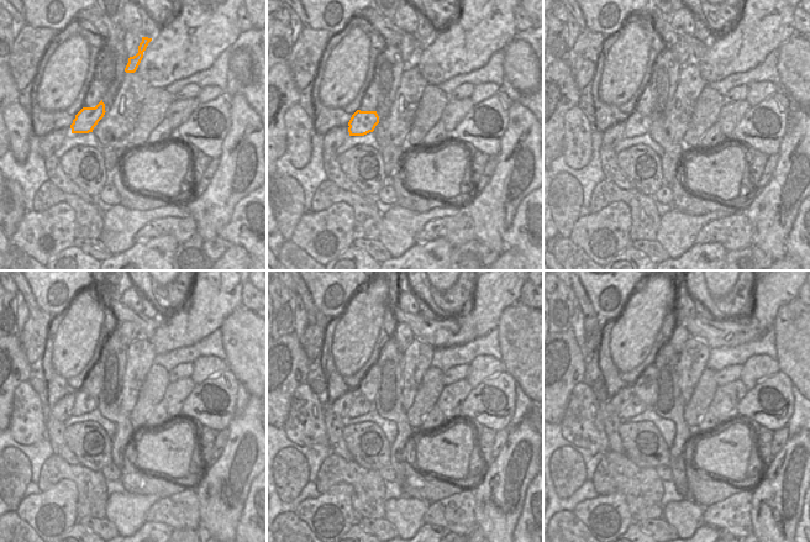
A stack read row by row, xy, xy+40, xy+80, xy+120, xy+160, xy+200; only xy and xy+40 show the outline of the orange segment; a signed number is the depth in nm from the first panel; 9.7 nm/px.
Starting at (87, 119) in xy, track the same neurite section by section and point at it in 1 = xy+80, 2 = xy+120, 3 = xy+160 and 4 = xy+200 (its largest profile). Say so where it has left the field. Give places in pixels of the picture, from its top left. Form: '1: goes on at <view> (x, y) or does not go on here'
1: goes on at xy+80 (637, 125)
2: goes on at xy+120 (84, 404)
3: goes on at xy+160 (361, 405)
4: goes on at xy+200 (635, 406)

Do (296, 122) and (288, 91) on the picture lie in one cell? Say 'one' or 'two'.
two

